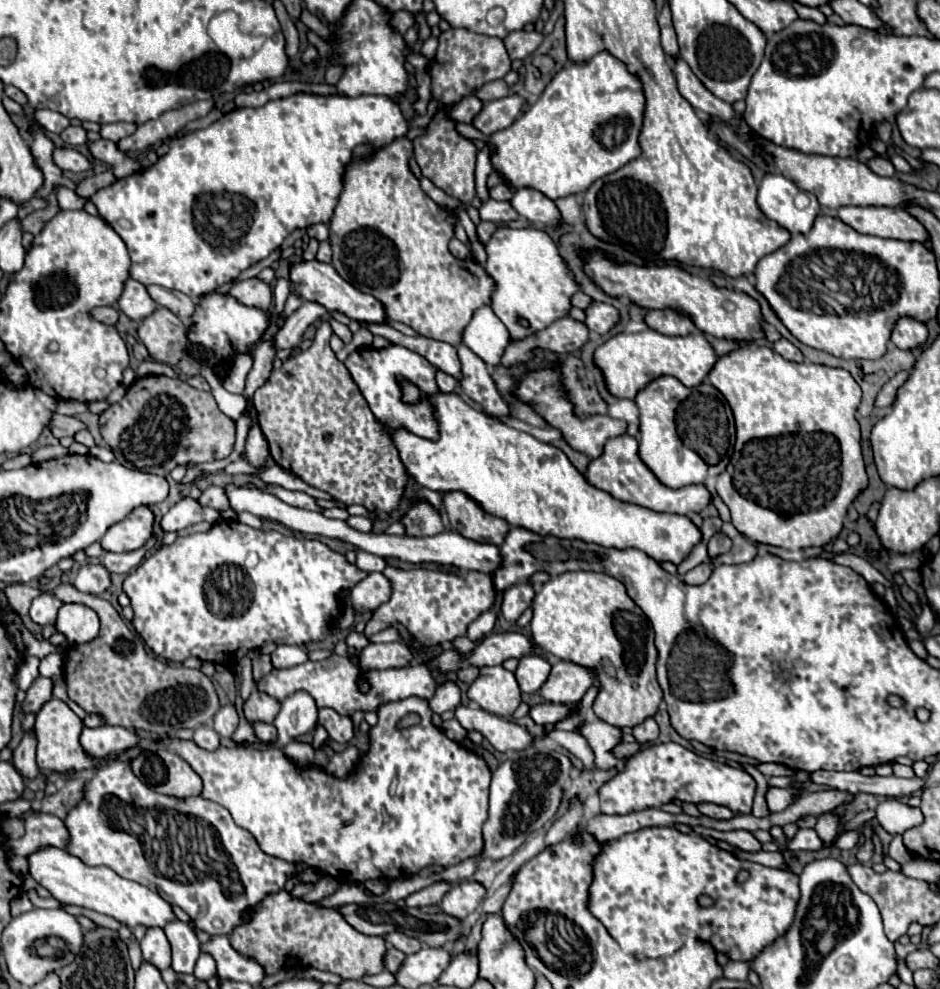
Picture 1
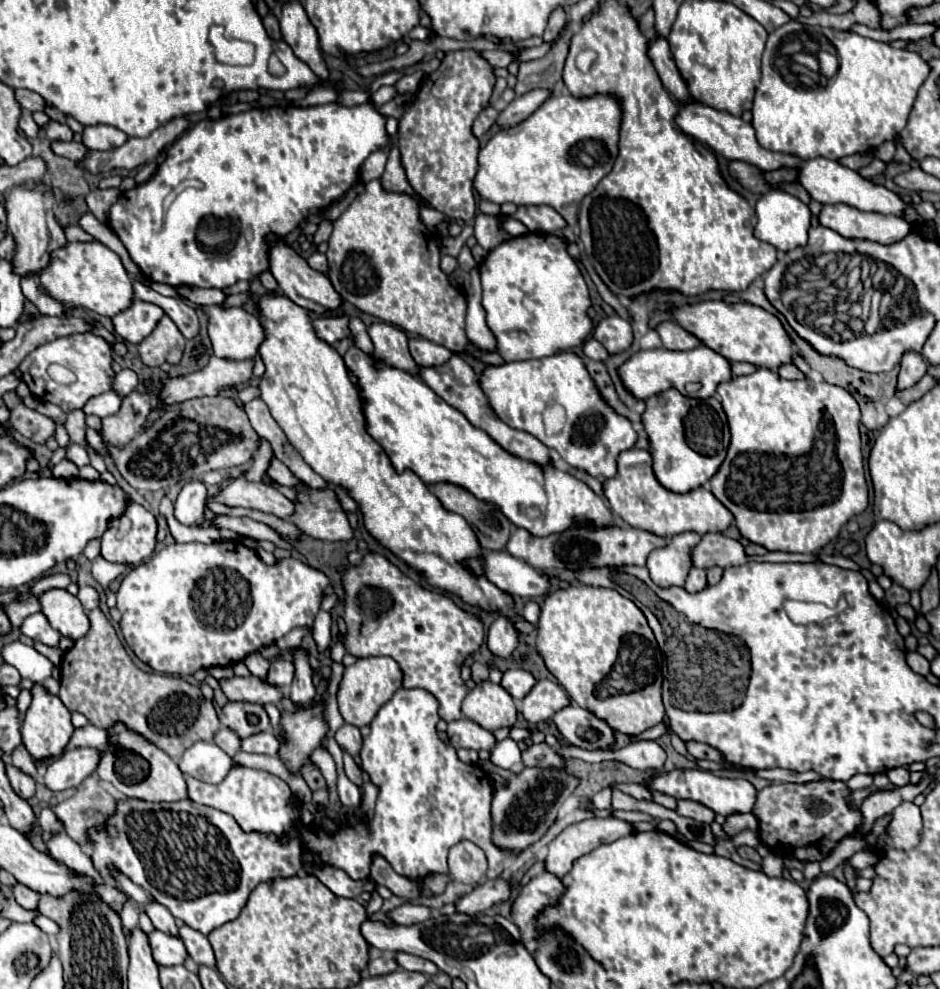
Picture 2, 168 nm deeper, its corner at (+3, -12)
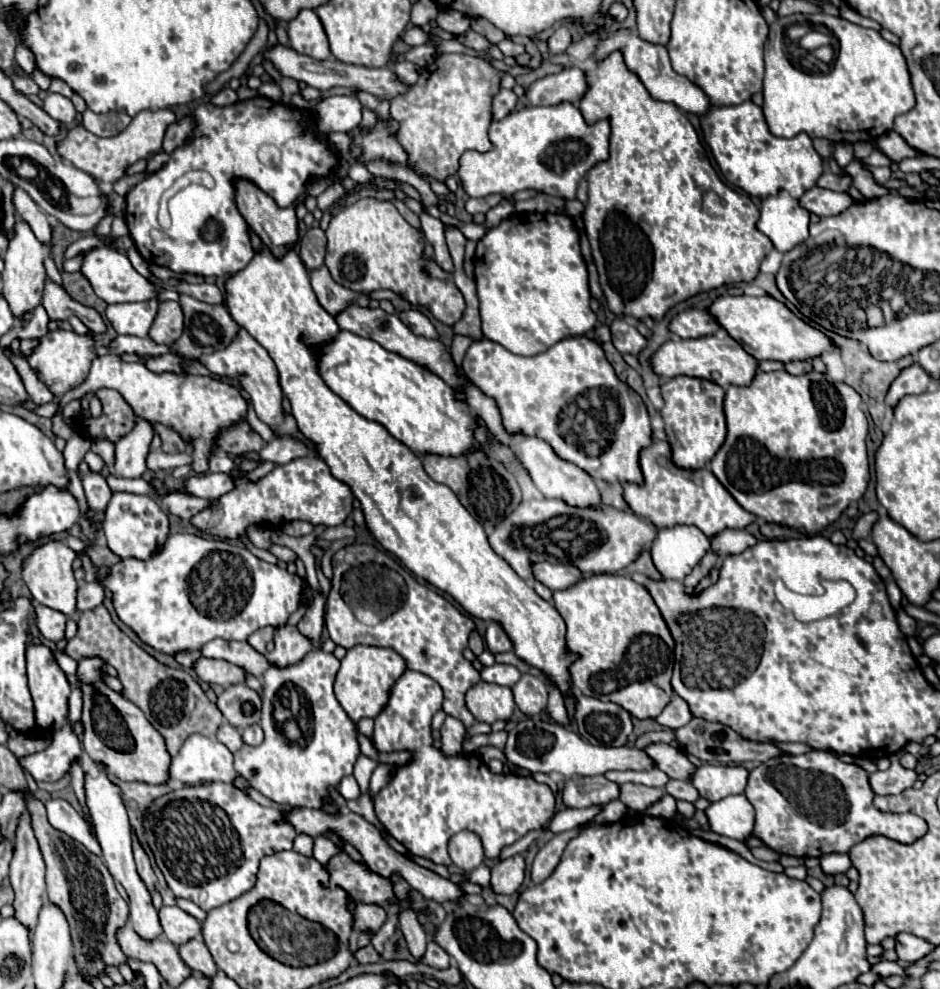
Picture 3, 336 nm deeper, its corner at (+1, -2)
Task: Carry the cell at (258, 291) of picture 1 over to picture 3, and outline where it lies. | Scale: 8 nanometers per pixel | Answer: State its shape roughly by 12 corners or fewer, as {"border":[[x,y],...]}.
{"border":[[240,327],[224,351],[200,359],[236,379],[276,435],[304,439],[282,413],[268,351]]}

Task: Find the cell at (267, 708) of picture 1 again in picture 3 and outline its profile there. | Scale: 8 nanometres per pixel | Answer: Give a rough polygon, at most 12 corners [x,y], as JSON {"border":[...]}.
{"border":[[244,683],[228,687],[216,705],[238,729],[260,721],[262,699]]}

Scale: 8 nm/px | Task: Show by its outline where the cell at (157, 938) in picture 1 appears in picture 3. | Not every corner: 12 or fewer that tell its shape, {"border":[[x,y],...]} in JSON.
{"border":[[162,907],[164,937],[176,947],[200,933],[180,907]]}

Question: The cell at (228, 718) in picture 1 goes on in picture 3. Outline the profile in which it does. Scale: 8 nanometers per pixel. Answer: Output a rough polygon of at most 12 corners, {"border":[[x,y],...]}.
{"border":[[222,723],[216,739],[232,753],[244,745],[240,731]]}

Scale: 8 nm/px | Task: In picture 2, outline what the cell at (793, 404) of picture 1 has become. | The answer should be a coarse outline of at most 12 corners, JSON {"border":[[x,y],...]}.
{"border":[[756,369],[718,387],[740,533],[816,553],[868,505],[860,407]]}

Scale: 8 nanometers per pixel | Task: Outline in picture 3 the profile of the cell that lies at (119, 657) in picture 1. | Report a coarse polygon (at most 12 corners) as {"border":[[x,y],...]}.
{"border":[[104,605],[80,613],[66,655],[118,667],[172,757],[224,719],[184,669],[130,641]]}

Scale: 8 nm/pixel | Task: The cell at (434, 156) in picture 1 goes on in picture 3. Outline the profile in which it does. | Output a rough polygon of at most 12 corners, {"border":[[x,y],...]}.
{"border":[[440,55],[390,103],[408,167],[446,183],[492,149],[500,71]]}

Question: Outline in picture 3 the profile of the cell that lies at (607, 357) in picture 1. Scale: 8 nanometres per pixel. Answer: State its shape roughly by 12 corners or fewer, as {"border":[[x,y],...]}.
{"border":[[720,331],[666,341],[650,357],[658,377],[748,385],[756,359]]}

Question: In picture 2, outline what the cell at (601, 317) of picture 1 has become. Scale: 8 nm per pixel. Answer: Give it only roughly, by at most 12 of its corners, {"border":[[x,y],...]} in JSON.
{"border":[[606,317],[594,329],[610,355],[632,345],[632,327]]}

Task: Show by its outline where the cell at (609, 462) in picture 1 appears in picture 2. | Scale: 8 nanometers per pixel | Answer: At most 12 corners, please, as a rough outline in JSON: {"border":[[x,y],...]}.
{"border":[[628,449],[604,495],[628,525],[722,533],[734,515],[698,487],[674,493]]}

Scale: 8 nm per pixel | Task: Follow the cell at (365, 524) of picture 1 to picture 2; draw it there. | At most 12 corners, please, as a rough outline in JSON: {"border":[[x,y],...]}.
{"border":[[294,487],[302,533],[324,541],[352,539],[332,487]]}

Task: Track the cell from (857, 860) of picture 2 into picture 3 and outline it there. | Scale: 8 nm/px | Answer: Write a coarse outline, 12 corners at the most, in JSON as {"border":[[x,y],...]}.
{"border":[[830,853],[820,857],[824,873],[846,873],[848,853]]}

